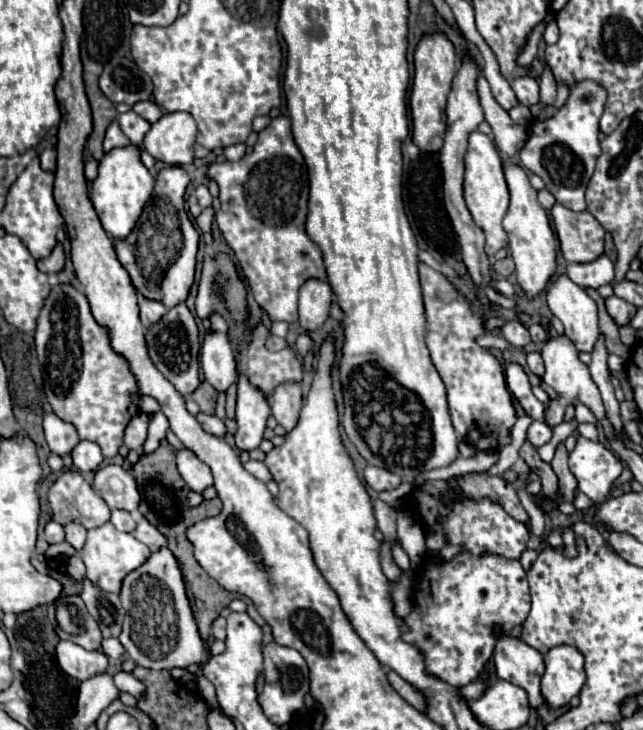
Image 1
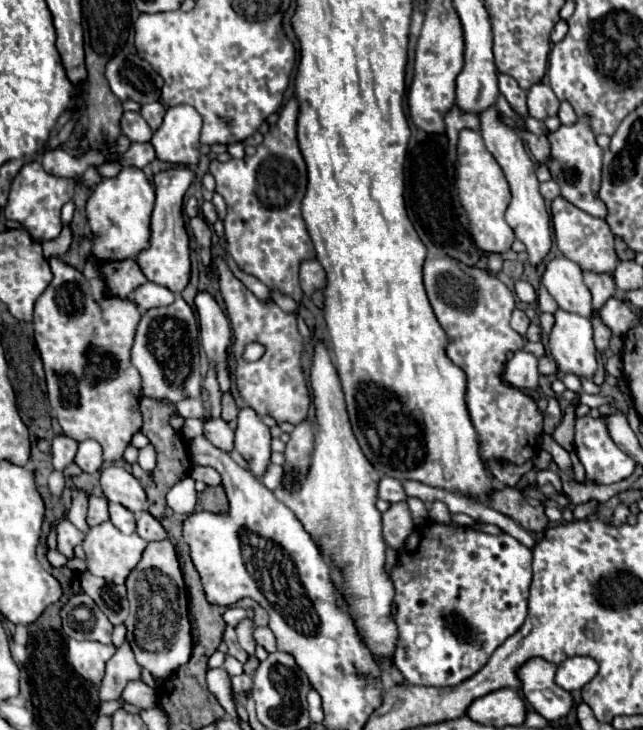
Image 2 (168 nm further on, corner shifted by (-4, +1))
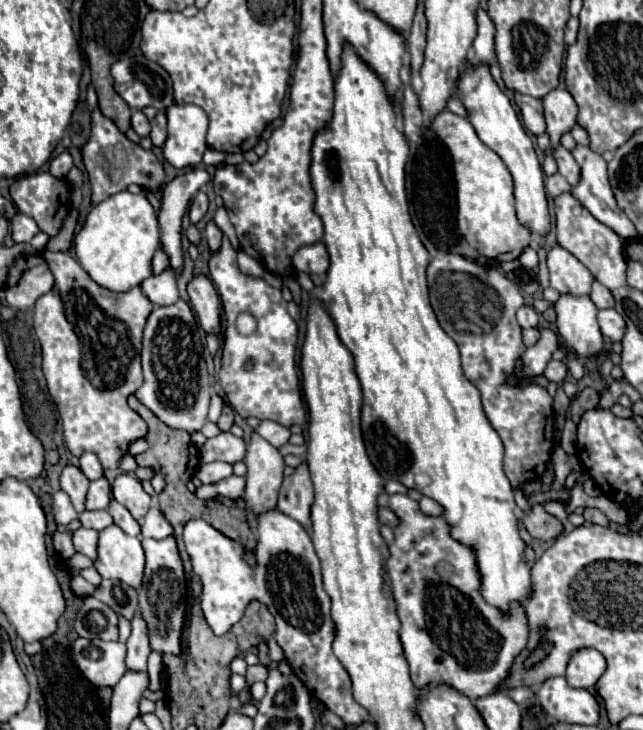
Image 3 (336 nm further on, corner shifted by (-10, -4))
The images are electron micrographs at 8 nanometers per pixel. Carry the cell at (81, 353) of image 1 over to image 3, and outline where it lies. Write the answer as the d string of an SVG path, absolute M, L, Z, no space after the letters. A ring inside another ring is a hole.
M44 251L42 257L48 261L56 283L34 305L34 331L42 345L42 369L48 391L62 417L64 443L74 457L90 451L96 453L104 469L116 469L130 443L148 431L126 399L142 385L142 331L154 305L140 287L126 293L100 287L64 251Z

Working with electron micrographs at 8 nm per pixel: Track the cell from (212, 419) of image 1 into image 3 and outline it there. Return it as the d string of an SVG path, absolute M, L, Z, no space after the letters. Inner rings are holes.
M220 433L214 439L208 439L200 447L200 461L212 463L212 461L226 461L226 463L238 463L244 459L246 443L240 437L234 437L232 433Z

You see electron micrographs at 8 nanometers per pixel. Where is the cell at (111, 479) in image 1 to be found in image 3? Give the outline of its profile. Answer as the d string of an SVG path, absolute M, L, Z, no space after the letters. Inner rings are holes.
M120 473L114 479L112 493L114 493L114 499L132 513L134 519L144 517L150 509L150 495L142 489L142 483L130 473Z

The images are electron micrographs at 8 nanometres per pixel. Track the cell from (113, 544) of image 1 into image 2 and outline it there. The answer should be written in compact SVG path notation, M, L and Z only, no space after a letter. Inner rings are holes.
M112 522L98 524L88 530L82 546L86 552L86 566L94 576L100 576L104 580L110 580L114 584L124 584L126 576L136 568L138 560L142 558L142 552L146 548L146 540L142 540L136 532L134 534L122 534Z

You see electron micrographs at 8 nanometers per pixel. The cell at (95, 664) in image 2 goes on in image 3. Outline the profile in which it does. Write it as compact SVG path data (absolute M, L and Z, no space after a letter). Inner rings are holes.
M78 639L74 643L74 661L84 673L84 677L96 685L96 687L114 687L120 677L126 673L124 657L126 657L126 645L116 641L116 643L104 643L100 639L90 641L96 645L102 655L100 659L90 659L88 655L88 639Z

